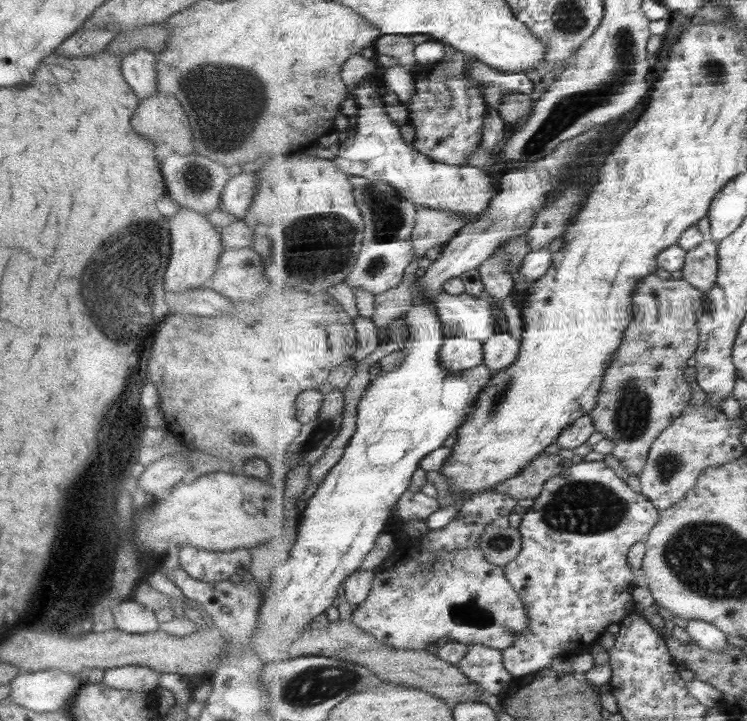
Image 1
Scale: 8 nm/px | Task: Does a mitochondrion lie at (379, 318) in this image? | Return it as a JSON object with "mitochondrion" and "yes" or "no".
{"mitochondrion":"no"}

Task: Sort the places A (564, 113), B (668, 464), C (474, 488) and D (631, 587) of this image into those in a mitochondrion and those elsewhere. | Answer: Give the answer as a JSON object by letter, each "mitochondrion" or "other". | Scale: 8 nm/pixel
{"A":"mitochondrion","B":"mitochondrion","C":"other","D":"other"}

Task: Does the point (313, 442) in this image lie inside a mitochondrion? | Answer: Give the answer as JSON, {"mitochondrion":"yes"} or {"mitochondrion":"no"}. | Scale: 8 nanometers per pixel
{"mitochondrion":"yes"}

